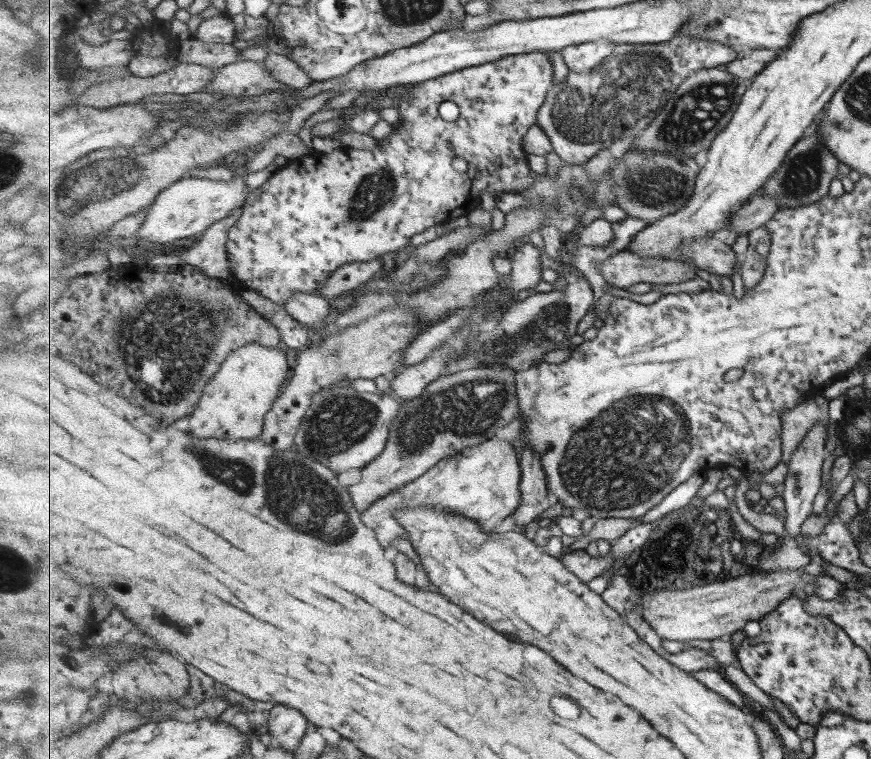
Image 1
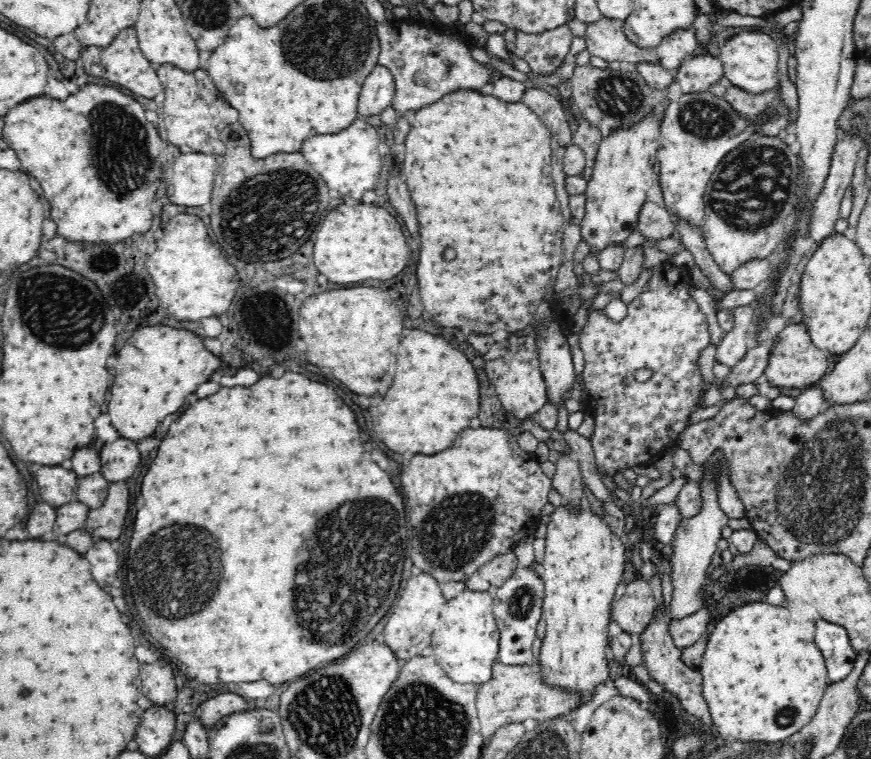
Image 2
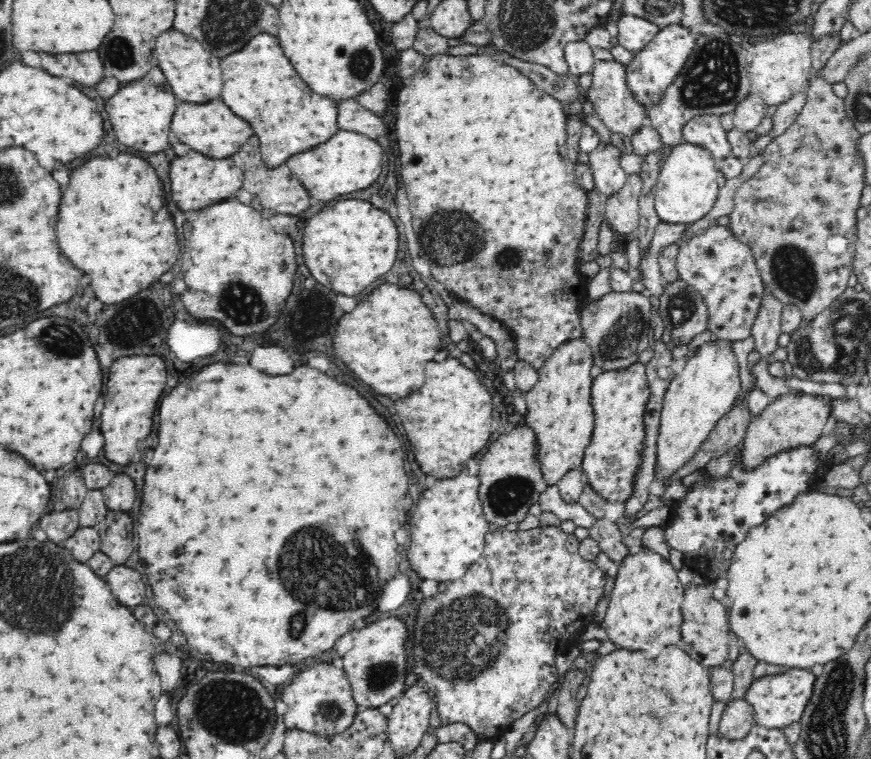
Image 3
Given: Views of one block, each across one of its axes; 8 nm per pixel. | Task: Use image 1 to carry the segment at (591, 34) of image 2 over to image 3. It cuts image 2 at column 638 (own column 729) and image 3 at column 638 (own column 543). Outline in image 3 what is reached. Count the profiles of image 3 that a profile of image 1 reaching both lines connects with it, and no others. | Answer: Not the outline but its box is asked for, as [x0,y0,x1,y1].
[586,60,648,140]

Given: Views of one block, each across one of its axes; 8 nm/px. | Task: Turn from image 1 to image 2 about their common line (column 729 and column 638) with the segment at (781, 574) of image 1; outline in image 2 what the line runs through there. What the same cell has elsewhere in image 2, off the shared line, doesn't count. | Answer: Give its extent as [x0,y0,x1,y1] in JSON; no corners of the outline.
[612,580,658,636]

